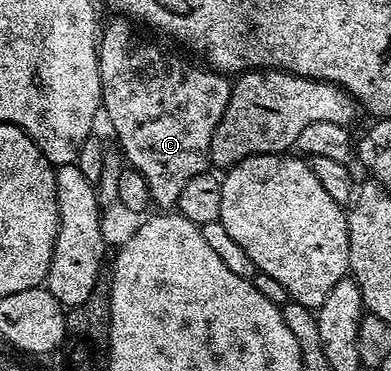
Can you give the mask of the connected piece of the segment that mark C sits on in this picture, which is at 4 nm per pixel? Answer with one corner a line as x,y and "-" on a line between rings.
112,18
116,19
110,20
105,27
103,24
98,35
102,111
108,114
120,138
125,155
123,158
128,158
131,167
146,177
153,204
160,209
172,209
176,207
182,193
182,185
186,185
190,177
209,170
214,129
218,129
218,121
222,121
222,113
226,113
232,83
227,74
213,71
204,65
199,67
196,63
187,63
182,56
171,55
152,43
139,43
132,39
133,24
127,18

